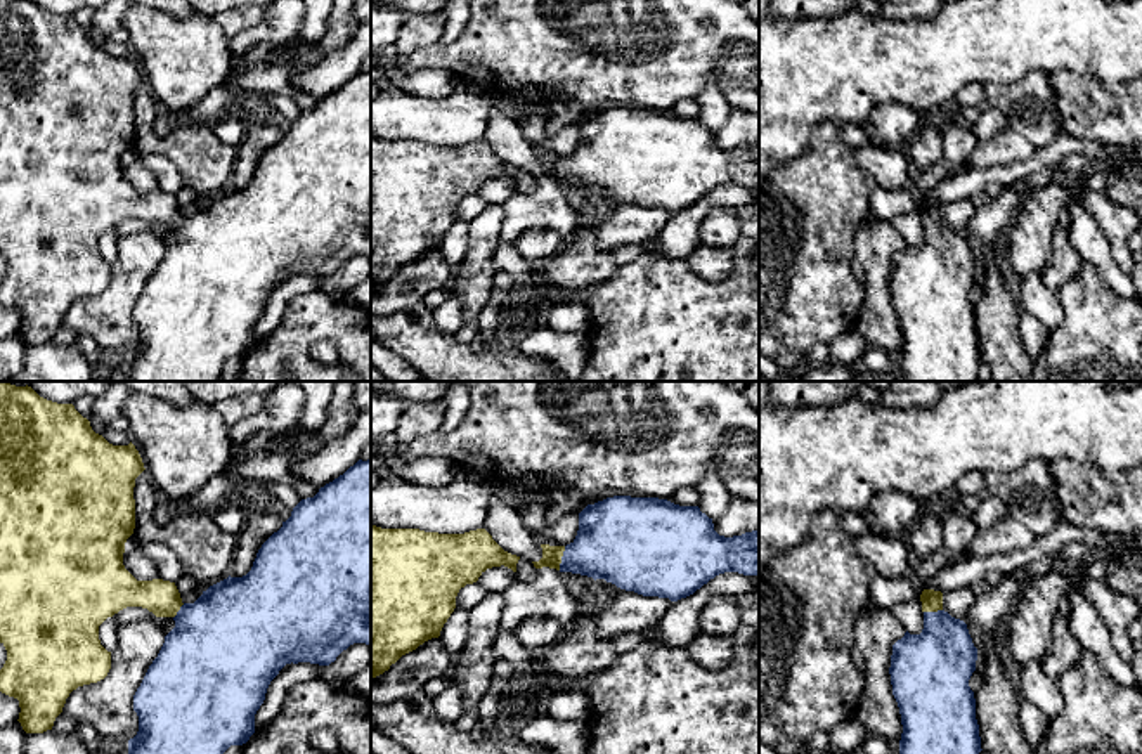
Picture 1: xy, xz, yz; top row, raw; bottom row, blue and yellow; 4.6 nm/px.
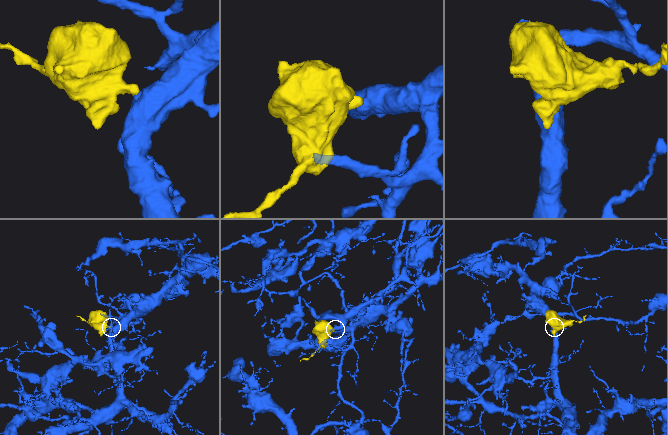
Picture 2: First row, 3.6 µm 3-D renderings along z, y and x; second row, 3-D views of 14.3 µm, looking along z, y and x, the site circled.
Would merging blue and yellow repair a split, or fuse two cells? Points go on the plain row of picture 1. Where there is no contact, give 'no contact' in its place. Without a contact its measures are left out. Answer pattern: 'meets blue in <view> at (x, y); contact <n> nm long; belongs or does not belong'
meets blue in xz at (562, 170); contact 120 nm long; belongs

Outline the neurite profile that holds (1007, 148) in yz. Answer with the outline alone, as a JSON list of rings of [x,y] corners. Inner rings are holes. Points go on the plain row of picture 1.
[[[1005,128],[998,135],[995,135],[990,140],[977,140],[976,149],[972,154],[962,163],[960,170],[955,175],[948,177],[957,177],[965,170],[970,168],[991,168],[991,166],[1009,166],[1009,165],[1017,165],[1031,158],[1035,147],[1028,142],[1024,135],[1019,132],[1014,132],[1010,128]]]

